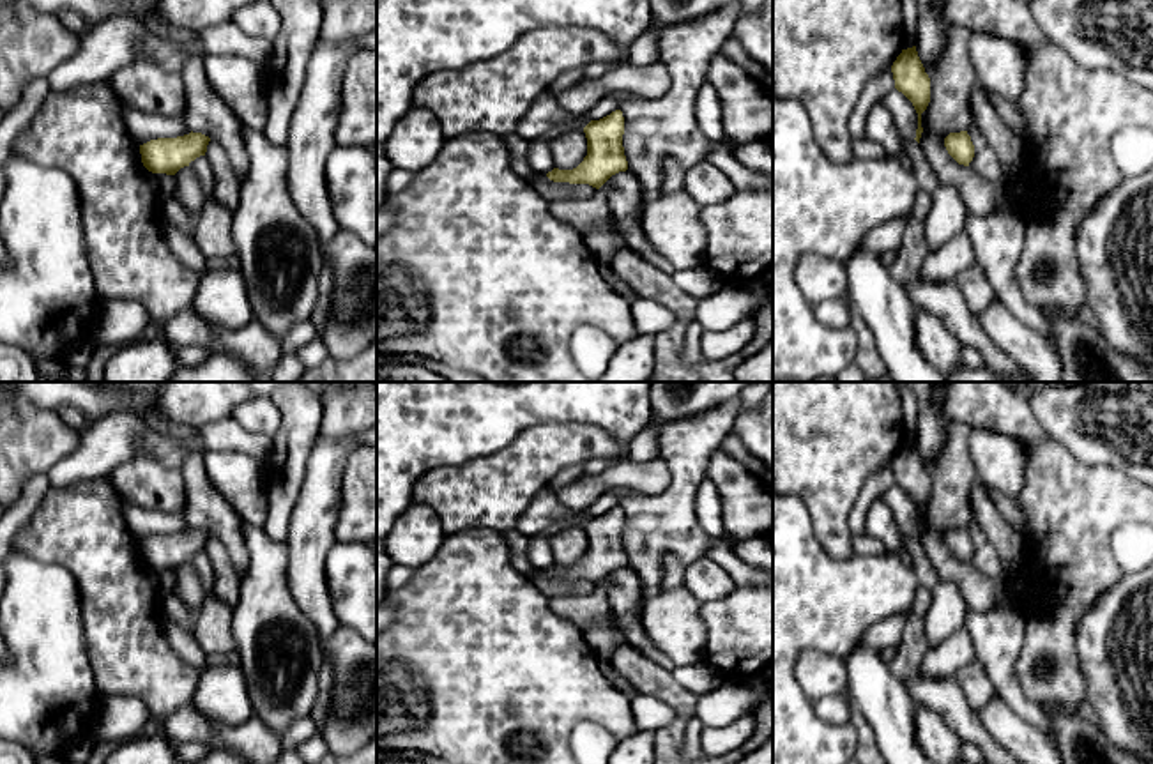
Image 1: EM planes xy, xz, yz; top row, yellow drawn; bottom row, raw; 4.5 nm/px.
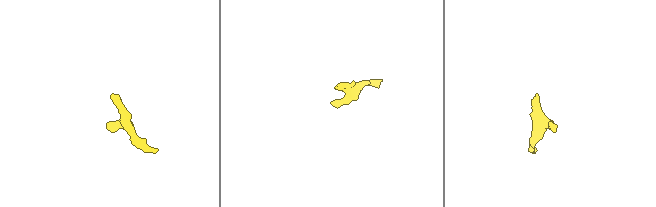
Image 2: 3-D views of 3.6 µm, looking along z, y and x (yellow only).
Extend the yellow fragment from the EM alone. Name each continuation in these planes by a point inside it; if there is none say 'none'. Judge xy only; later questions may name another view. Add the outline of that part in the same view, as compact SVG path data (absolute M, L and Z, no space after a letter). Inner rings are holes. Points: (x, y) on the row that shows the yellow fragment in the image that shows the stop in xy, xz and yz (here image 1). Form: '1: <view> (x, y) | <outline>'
none

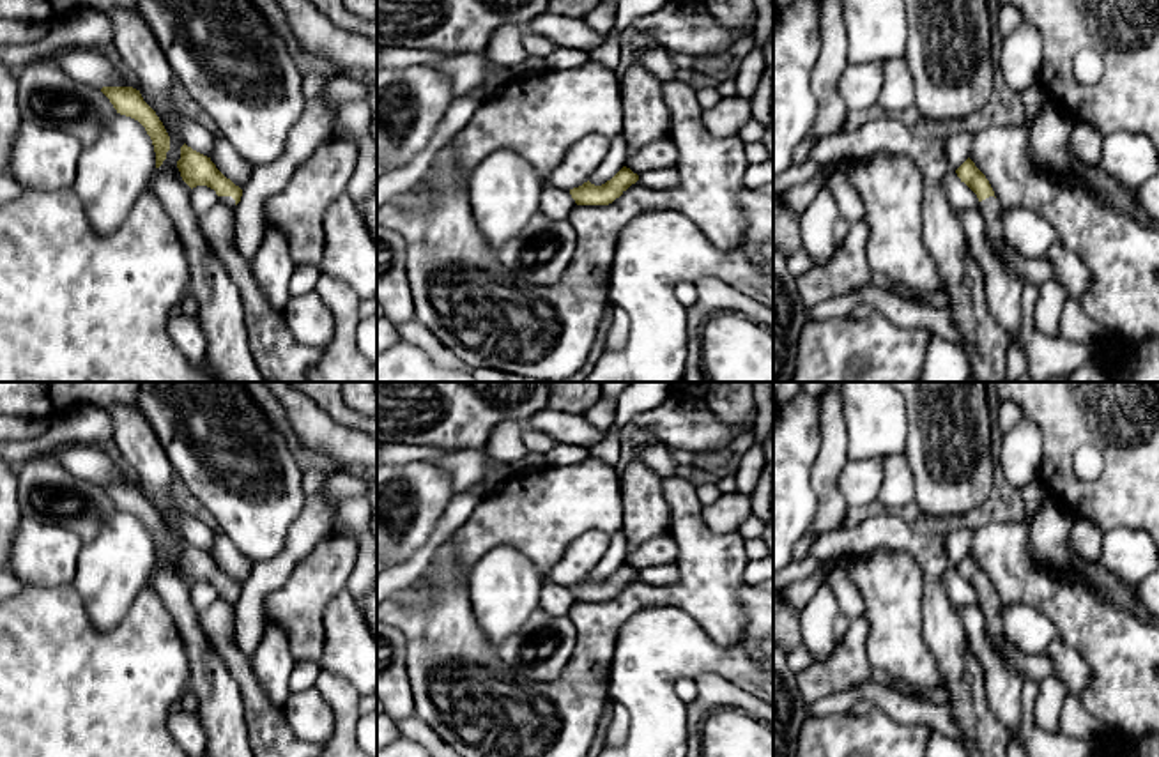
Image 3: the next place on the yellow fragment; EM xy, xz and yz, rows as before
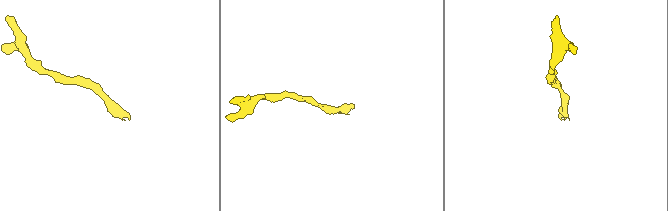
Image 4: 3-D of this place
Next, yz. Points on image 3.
1: yz (1030, 271) | M989 196L979 203L979 214L982 216L991 244L996 253L1002 255L1005 264L1016 272L1025 285L1042 285L1053 278L1053 267L1044 260L1026 260L1016 255L1003 239L1002 228L1002 205L994 196Z

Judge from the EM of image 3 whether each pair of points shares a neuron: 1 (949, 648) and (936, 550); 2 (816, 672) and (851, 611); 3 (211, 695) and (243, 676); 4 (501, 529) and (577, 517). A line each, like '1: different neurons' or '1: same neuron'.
1: same neuron
2: different neurons
3: different neurons
4: same neuron

